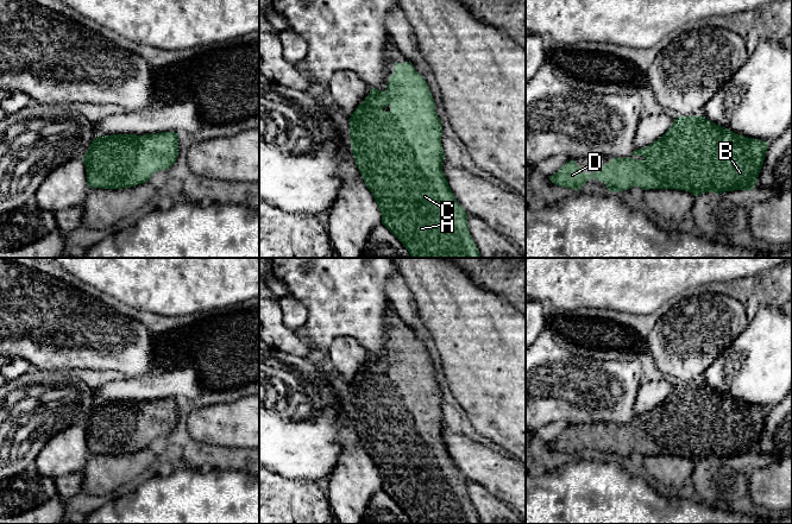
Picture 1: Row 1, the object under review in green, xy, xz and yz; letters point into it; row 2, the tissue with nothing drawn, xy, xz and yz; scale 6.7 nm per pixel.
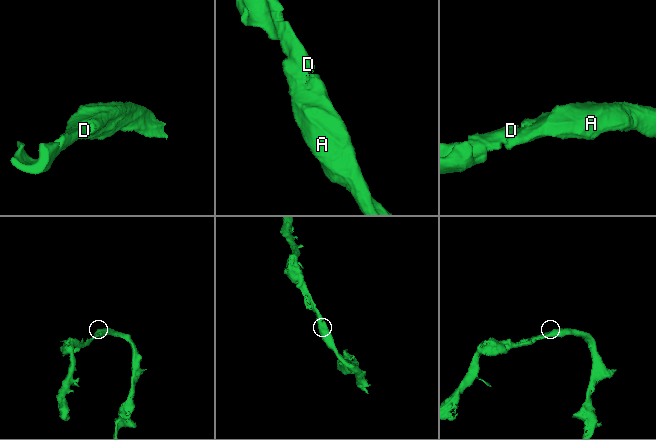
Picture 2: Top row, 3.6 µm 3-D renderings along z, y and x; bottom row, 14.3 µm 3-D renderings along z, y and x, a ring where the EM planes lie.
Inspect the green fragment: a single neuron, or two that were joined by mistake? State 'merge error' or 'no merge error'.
no merge error

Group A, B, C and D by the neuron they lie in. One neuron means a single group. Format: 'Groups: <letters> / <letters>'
Groups: A B C D

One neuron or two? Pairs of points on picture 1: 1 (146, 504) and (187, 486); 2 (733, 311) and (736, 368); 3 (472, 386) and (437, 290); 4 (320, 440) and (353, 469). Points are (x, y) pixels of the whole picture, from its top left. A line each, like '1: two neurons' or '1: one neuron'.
1: one neuron
2: two neurons
3: one neuron
4: two neurons

